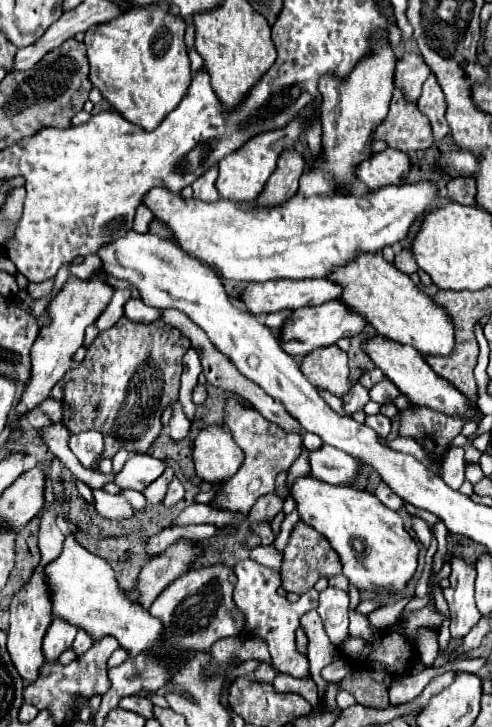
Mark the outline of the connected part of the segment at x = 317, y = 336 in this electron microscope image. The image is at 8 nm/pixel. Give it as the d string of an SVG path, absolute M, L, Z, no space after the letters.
M335 299L335 301L327 301L327 303L323 303L323 305L297 309L297 311L287 319L287 323L285 323L283 329L281 329L281 339L283 339L281 343L283 343L283 349L285 349L287 353L291 353L293 357L295 357L295 355L307 355L307 353L311 353L313 349L333 345L333 343L337 343L337 341L343 339L343 337L355 337L355 335L359 335L365 327L367 327L367 319L365 319L363 315L351 311L343 301Z

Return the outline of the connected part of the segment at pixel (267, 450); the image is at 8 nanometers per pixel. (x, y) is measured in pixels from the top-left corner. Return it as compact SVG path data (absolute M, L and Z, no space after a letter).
M229 401L225 411L227 411L225 427L233 433L237 445L243 447L245 461L243 461L243 467L239 469L239 473L235 473L235 477L231 477L231 481L223 481L223 485L219 485L219 493L217 493L217 499L213 501L213 505L237 511L239 517L233 523L237 527L247 517L245 513L251 509L251 505L263 493L269 493L271 489L275 489L277 473L287 471L293 465L293 461L301 455L303 435L301 433L287 433L279 425L261 417L255 409L245 409L235 401Z

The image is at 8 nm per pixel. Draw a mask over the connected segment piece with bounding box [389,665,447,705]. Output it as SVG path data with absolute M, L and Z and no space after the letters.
M443 665L443 667L427 667L425 671L421 671L417 675L409 675L403 681L395 681L393 687L391 687L391 691L389 691L391 703L399 705L399 703L413 701L427 687L427 683L433 677L437 677L437 675L445 673L445 671L447 671L447 665Z

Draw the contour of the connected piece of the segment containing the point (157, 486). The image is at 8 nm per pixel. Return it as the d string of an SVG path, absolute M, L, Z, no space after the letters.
M167 463L167 465L165 465L165 473L161 473L161 477L155 479L155 481L143 491L143 495L145 495L145 499L147 499L149 505L157 505L157 503L163 501L163 497L165 497L165 493L167 493L167 485L171 483L171 479L173 479L173 467Z

